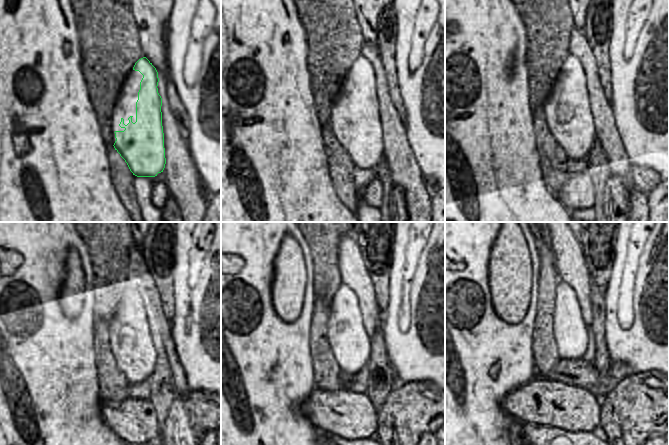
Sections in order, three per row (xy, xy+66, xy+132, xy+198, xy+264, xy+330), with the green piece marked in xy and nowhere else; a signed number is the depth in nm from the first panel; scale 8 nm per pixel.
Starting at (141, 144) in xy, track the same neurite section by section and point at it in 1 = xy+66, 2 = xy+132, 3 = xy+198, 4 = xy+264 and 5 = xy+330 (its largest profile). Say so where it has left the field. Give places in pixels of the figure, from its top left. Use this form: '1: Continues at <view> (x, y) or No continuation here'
1: Continues at xy+66 (359, 117)
2: Continues at xy+132 (574, 150)
3: Continues at xy+198 (126, 340)
4: Continues at xy+264 (347, 341)
5: Continues at xy+330 (573, 339)

